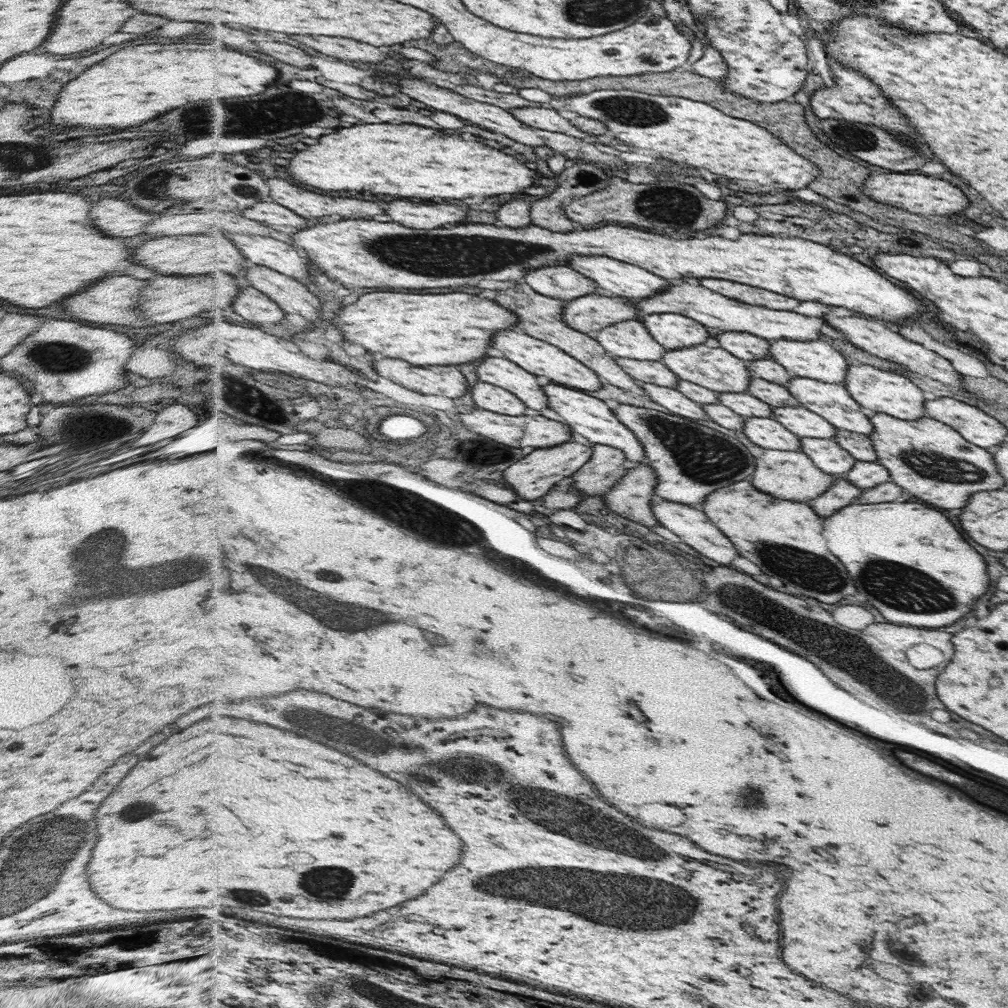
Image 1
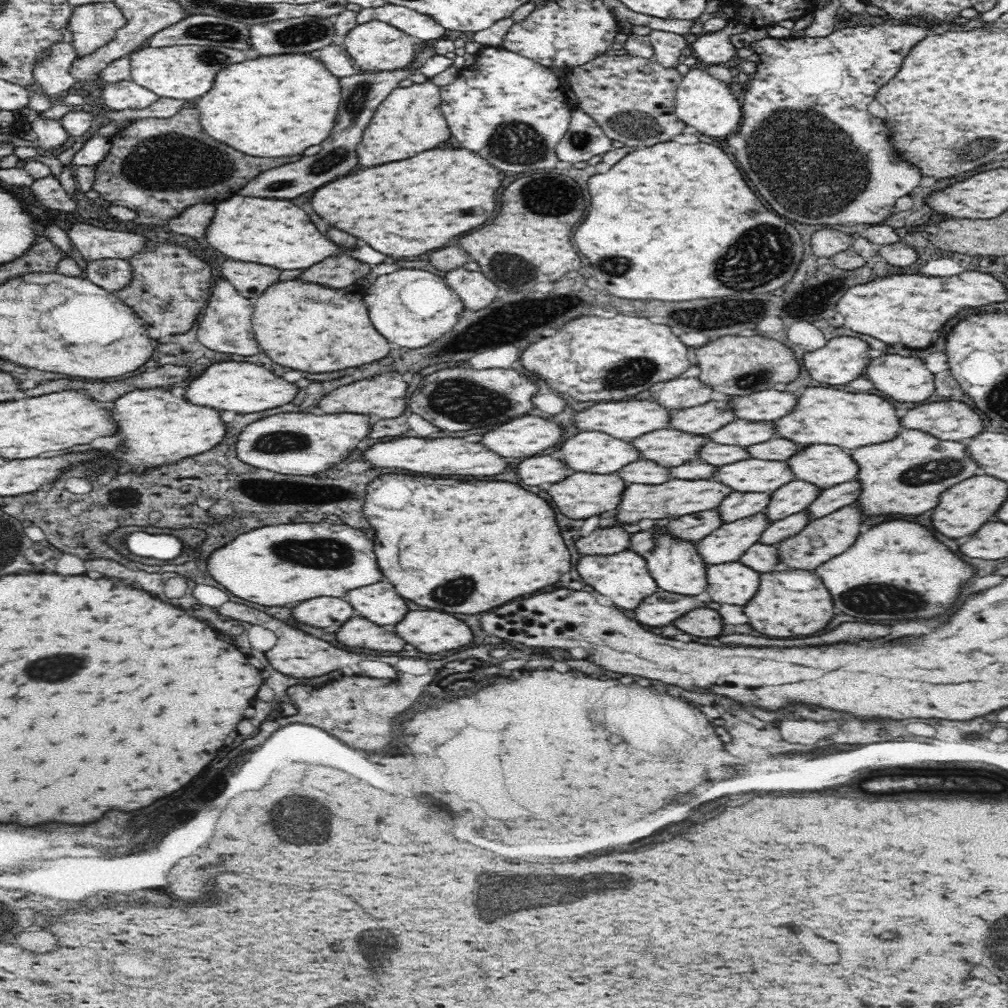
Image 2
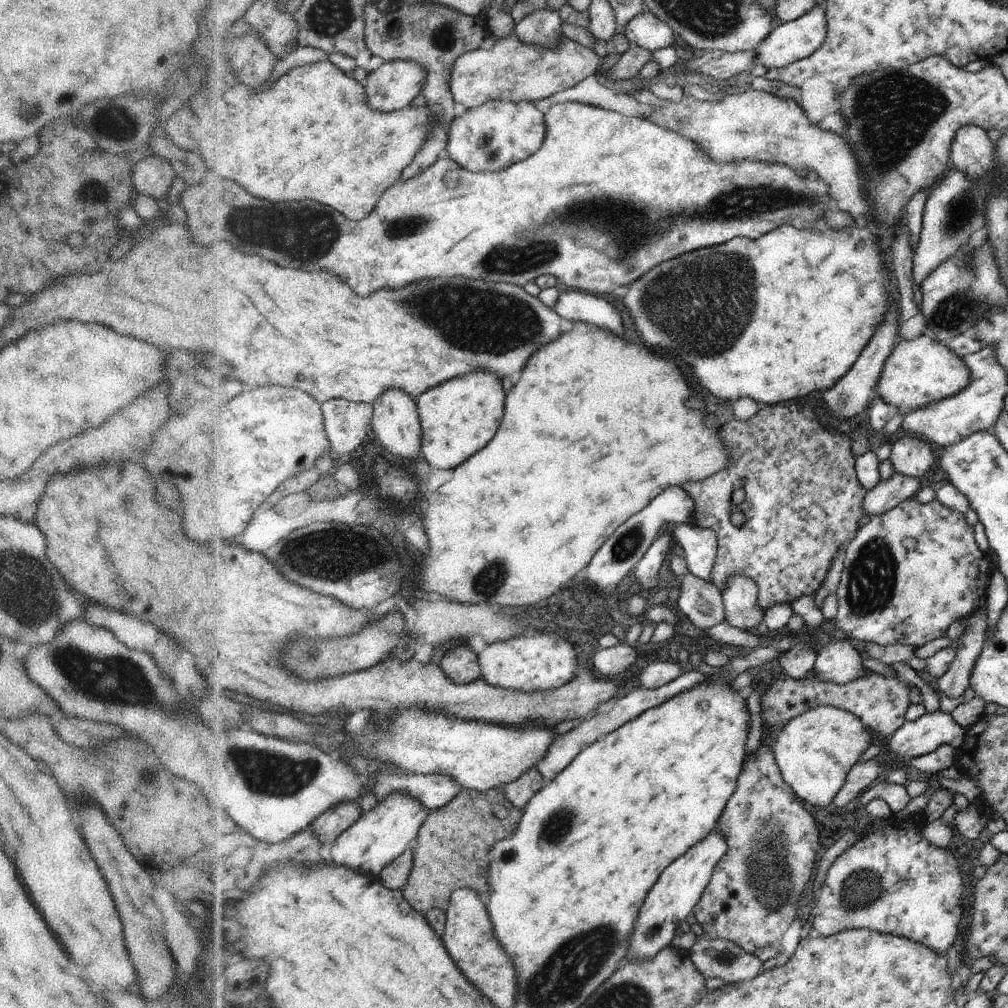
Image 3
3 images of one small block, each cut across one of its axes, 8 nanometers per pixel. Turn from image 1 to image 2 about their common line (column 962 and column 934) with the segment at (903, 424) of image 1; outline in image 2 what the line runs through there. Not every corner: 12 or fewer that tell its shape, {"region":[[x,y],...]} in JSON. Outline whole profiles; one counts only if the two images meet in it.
{"region":[[904,428],[851,449],[868,516],[918,516],[984,474],[966,442]]}

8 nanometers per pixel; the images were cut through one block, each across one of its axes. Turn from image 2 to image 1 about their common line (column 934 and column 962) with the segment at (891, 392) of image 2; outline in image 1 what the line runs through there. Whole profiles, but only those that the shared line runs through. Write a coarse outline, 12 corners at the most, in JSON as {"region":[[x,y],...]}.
{"region":[[836,307],[824,318],[854,347],[932,384],[963,388],[946,358],[874,319]]}

